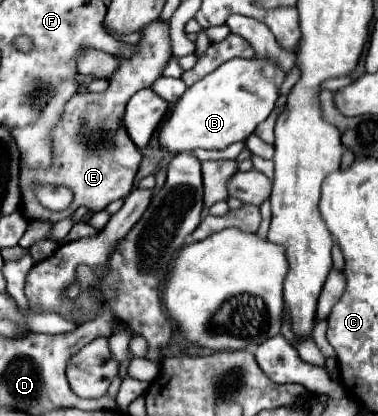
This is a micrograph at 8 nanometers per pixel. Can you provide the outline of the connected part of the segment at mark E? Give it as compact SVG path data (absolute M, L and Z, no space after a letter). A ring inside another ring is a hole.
M161 21L149 23L149 27L143 29L145 35L141 39L141 51L133 59L121 59L121 67L109 81L109 89L105 93L89 93L81 95L77 93L65 107L65 115L61 123L53 129L53 165L49 169L21 169L21 203L23 213L27 219L33 221L61 221L81 205L91 209L91 215L105 209L109 201L123 199L133 189L133 177L141 163L141 153L129 139L125 127L123 127L123 113L125 103L135 95L137 91L149 87L153 79L157 79L163 73L163 67L171 59L171 47L169 47L169 27ZM35 185L53 185L53 187L67 187L73 191L73 201L63 211L49 211L43 207L33 187Z

